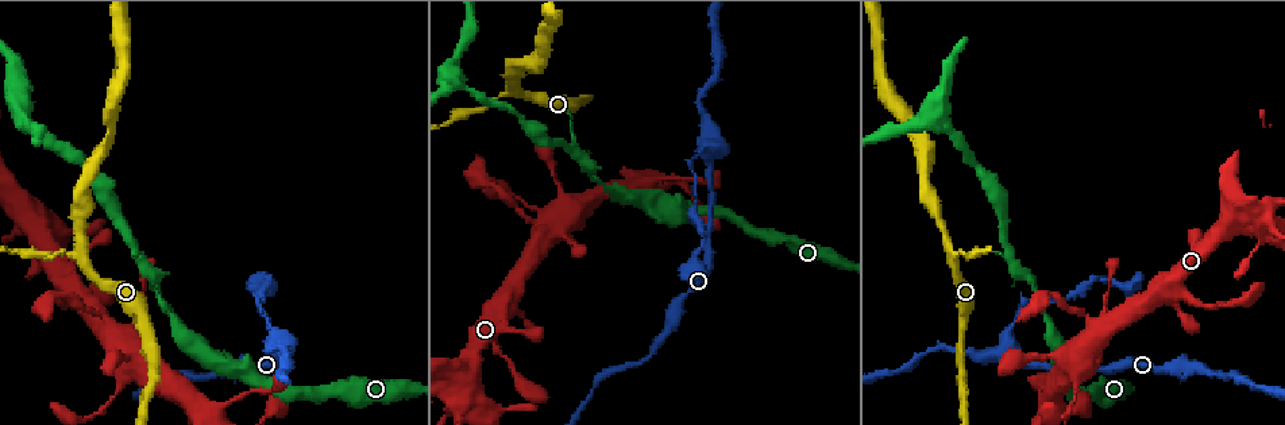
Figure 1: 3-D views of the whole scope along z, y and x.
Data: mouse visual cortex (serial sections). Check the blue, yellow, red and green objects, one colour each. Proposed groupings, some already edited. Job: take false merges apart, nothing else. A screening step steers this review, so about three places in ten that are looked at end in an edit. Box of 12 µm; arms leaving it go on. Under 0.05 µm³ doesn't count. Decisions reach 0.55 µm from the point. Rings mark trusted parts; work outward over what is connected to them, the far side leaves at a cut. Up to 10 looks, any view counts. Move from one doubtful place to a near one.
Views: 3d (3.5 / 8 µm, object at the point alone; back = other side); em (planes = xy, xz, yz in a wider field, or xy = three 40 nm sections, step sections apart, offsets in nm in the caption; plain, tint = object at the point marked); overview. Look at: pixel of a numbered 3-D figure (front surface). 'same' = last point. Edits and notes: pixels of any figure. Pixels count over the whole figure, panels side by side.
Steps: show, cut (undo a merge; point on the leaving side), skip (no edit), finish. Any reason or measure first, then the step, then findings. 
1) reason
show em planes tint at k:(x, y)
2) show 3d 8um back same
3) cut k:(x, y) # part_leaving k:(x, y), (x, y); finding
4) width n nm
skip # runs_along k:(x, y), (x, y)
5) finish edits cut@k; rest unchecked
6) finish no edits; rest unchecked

abrupt turn
show 3d 3.5um at 1:(691, 161)

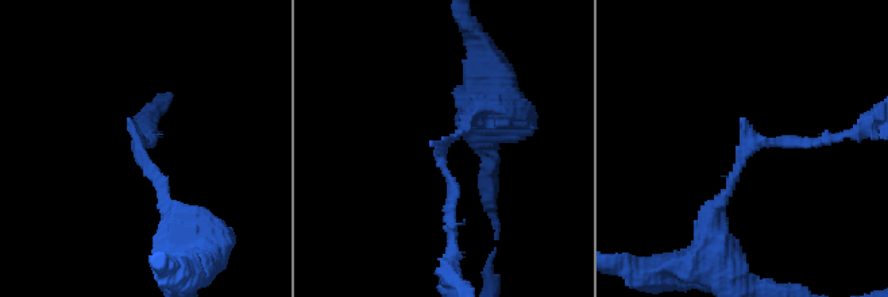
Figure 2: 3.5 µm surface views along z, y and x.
arm_widths 150, 150 nm; need the tissue
show em xy step 5 tint at 2:(439, 150)

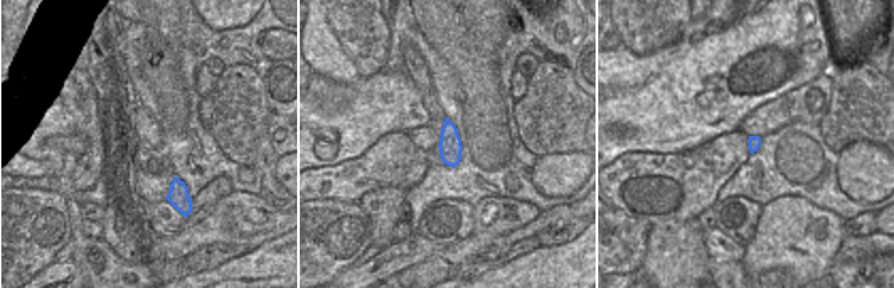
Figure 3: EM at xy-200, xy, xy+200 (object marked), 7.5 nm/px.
skip # runs_along 2:(713, 215), (751, 145), (834, 137); continuous, no second cell

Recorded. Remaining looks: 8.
sudden change in width
show 3d 3.5um at 1:(518, 91)

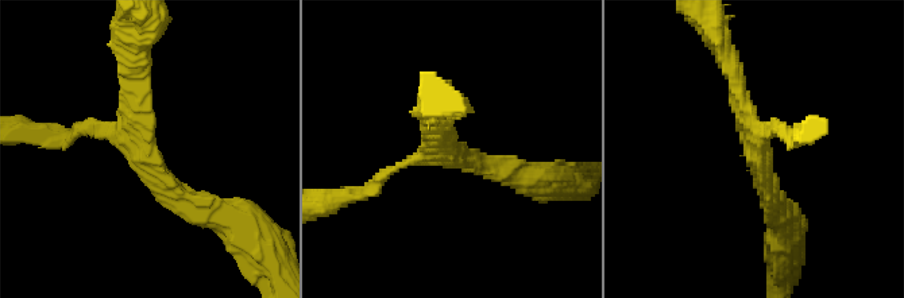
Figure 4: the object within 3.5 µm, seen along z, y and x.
show em xy step 1 tint at 4:(144, 139)

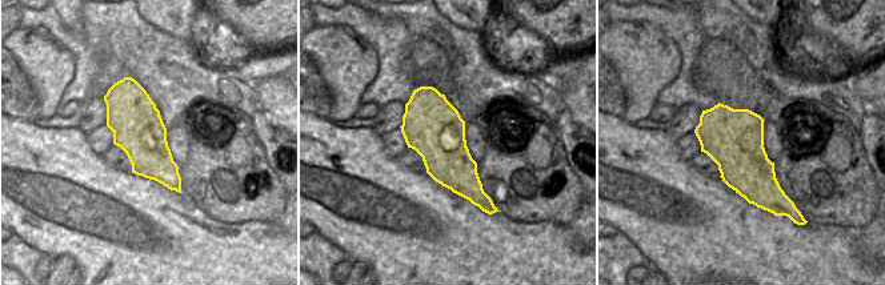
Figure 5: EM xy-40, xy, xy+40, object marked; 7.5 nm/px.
arm_widths 150, 250, 250 nm
skip # continuous, no second cell

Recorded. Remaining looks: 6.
sharp bend
show 3d 3.5um at 1:(694, 269)

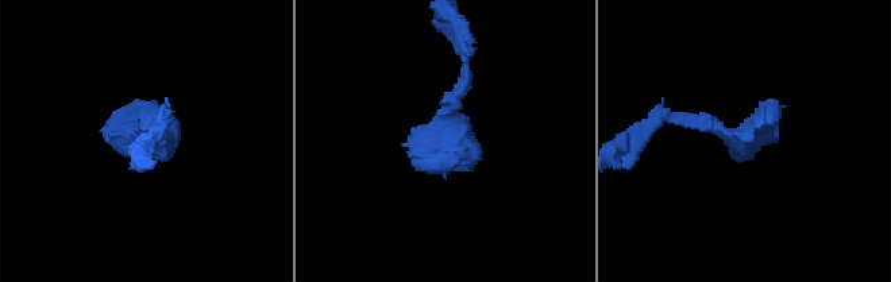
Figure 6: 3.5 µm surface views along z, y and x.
show em xy step 1 tint at 6:(449, 146)

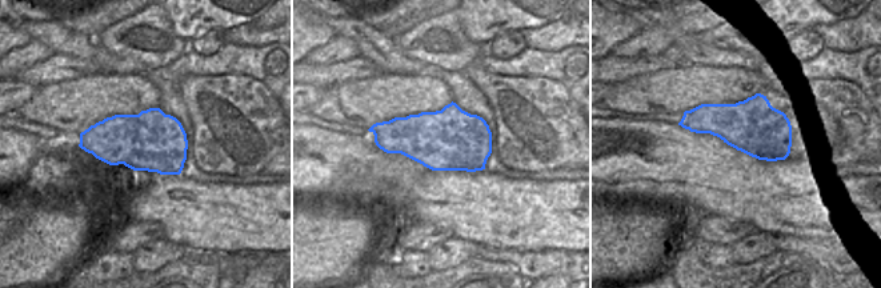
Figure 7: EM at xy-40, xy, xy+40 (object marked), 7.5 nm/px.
skip # runs_along 6:(466, 65), (450, 111), (444, 180); one cell here

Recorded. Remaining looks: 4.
show 3d 3.5um at 1:(537, 231)

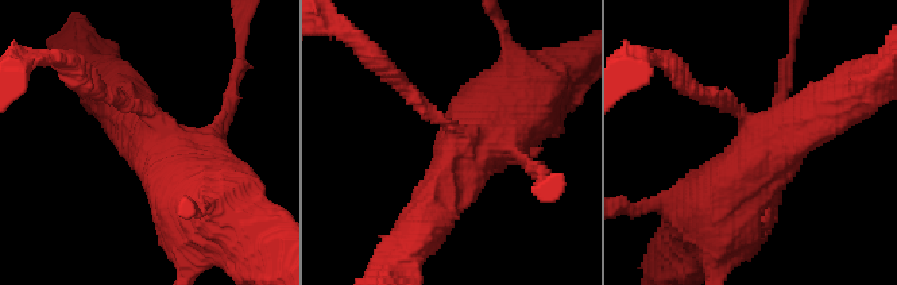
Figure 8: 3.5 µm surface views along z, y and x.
arms 4; arm_widths 150, 200, 500, 700 nm
show em xy step 2 plain at 8:(156, 122)

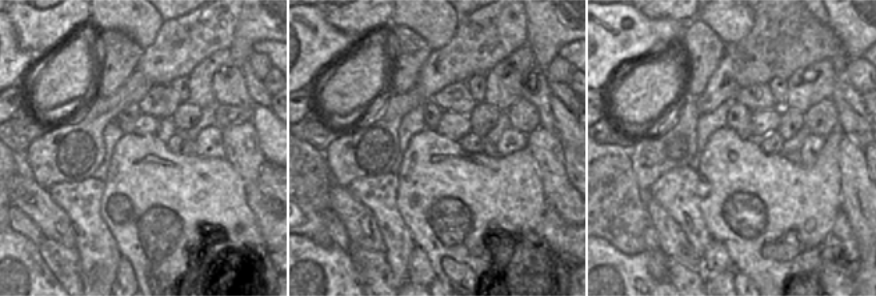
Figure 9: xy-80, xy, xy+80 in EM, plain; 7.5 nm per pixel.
where the object lies
show em xy step 2 tint same

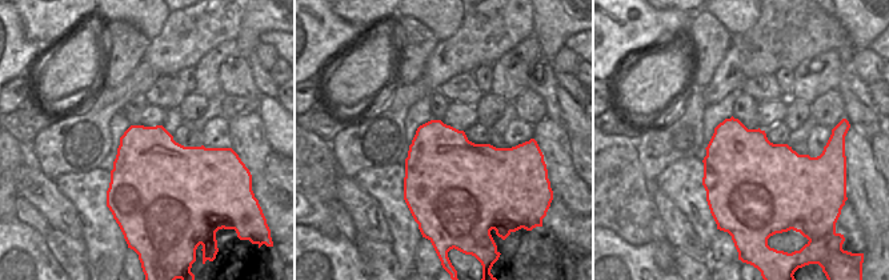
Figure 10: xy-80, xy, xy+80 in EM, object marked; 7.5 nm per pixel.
width 600 nm
skip # runs_along 8:(835, 97), (711, 197); all the same cell

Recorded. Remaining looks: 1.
finish no edits; rest unchecked

